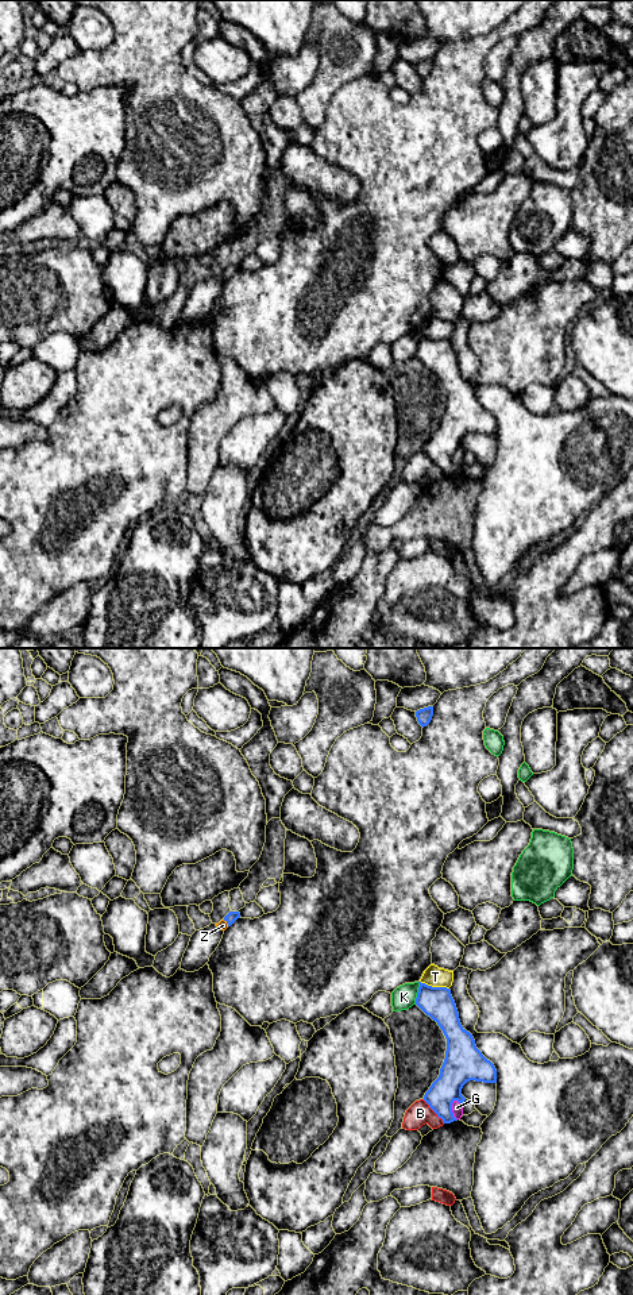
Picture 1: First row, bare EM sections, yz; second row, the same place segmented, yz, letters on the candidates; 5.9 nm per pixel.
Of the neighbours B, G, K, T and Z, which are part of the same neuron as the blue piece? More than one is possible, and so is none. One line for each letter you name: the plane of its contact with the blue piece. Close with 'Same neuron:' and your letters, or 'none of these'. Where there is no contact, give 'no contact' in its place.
Z: contact in yz
Same neuron: Z

